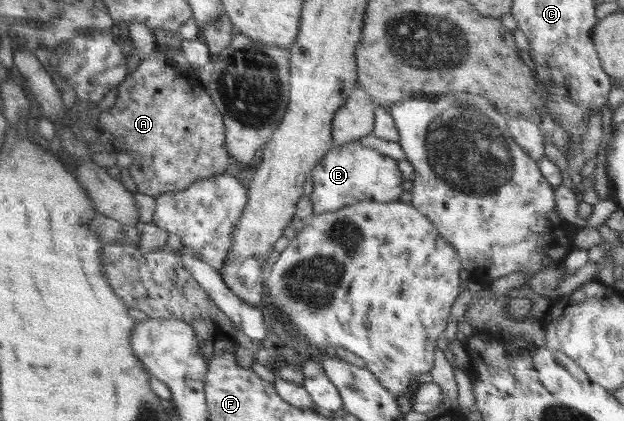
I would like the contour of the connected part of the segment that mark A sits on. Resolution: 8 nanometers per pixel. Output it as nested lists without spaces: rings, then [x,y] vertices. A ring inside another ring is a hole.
[[[163,55],[143,56],[134,72],[117,86],[118,94],[113,108],[99,115],[98,130],[115,137],[115,143],[123,143],[123,151],[131,155],[133,164],[129,173],[140,194],[157,198],[167,192],[181,191],[191,183],[217,178],[232,171],[231,155],[226,147],[226,129],[221,114],[217,111],[206,86],[194,74],[180,76],[165,63]]]

